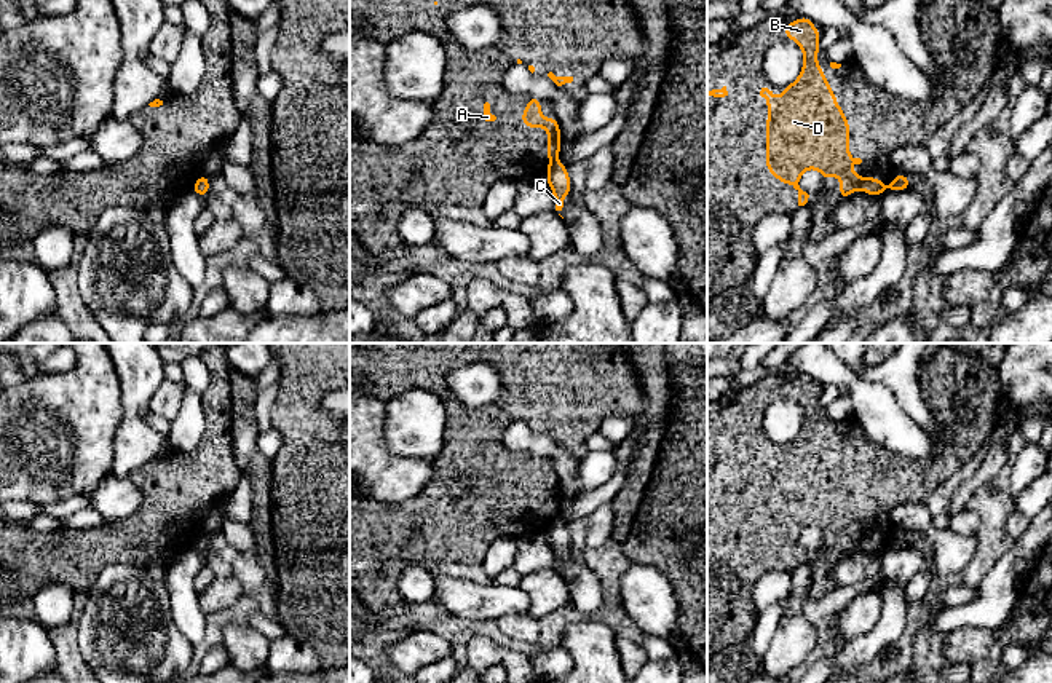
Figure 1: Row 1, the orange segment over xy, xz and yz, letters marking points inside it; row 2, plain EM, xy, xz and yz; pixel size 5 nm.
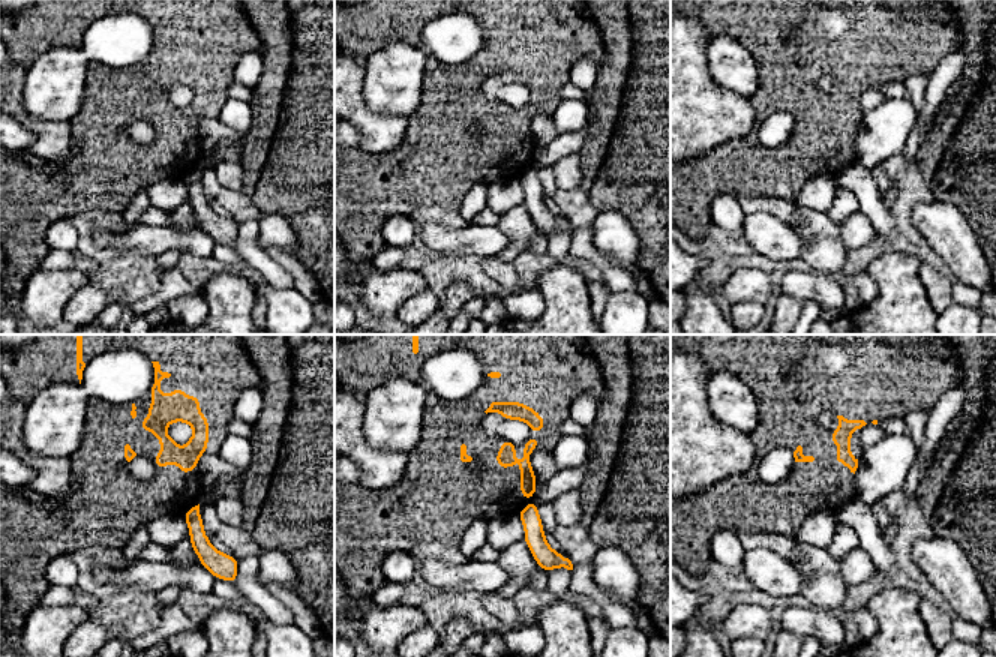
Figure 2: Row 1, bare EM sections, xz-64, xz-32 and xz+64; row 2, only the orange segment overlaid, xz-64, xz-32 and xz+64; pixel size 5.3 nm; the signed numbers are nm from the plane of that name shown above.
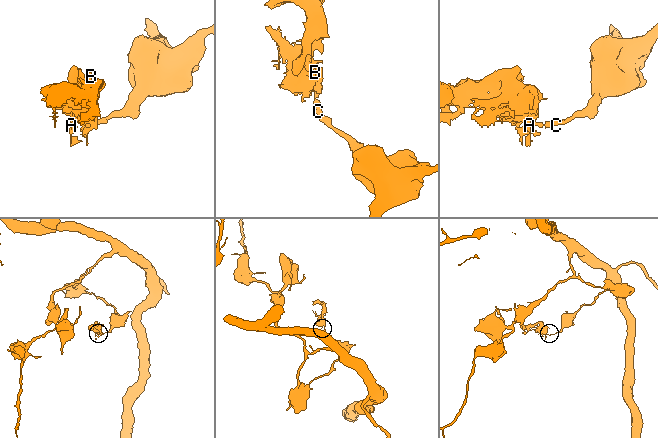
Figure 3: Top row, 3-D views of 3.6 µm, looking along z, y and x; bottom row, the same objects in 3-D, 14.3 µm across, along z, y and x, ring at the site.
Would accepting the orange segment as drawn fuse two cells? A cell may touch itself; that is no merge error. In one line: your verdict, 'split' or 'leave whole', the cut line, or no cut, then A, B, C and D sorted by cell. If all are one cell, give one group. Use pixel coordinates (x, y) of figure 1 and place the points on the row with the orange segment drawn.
split; cut xz (556, 161), (549, 166); groups A B D / C

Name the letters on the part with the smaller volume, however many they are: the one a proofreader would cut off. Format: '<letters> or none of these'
A, B, D

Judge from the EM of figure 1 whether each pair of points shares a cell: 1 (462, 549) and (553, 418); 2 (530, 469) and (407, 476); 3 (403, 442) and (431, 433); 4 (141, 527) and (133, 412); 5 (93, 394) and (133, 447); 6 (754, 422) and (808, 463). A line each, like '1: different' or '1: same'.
1: same
2: different
3: same
4: different
5: different
6: same

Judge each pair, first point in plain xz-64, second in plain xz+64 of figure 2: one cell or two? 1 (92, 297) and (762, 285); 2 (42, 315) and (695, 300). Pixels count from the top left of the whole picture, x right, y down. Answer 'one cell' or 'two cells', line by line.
1: two cells
2: two cells

